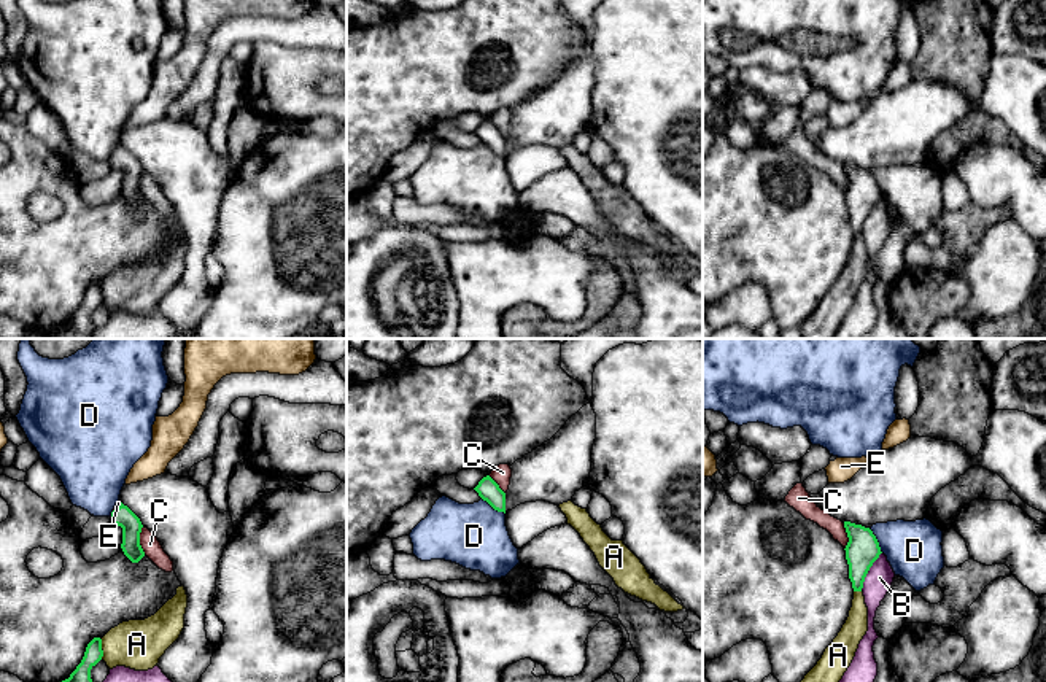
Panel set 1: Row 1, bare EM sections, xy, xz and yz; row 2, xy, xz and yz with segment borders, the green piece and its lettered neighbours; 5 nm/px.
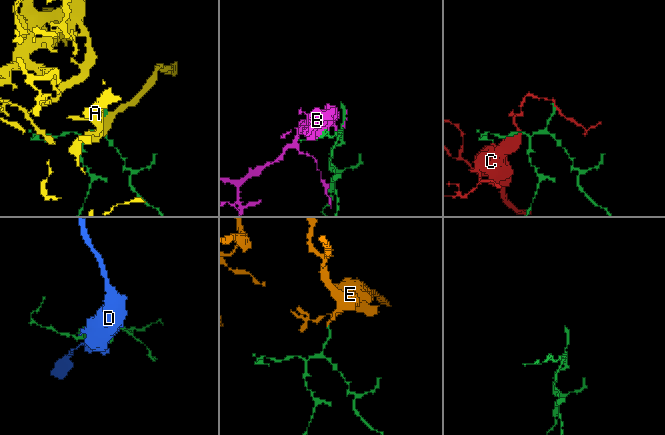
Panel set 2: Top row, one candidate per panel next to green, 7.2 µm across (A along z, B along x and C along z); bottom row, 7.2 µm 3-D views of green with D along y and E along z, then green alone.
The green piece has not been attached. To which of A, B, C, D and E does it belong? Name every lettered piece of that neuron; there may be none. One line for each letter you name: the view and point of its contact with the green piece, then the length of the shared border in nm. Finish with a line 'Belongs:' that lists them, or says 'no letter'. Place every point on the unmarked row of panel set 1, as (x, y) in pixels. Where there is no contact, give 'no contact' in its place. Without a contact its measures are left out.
E: meets green in xy at (118, 151); contact 60 nm long
Belongs: E

